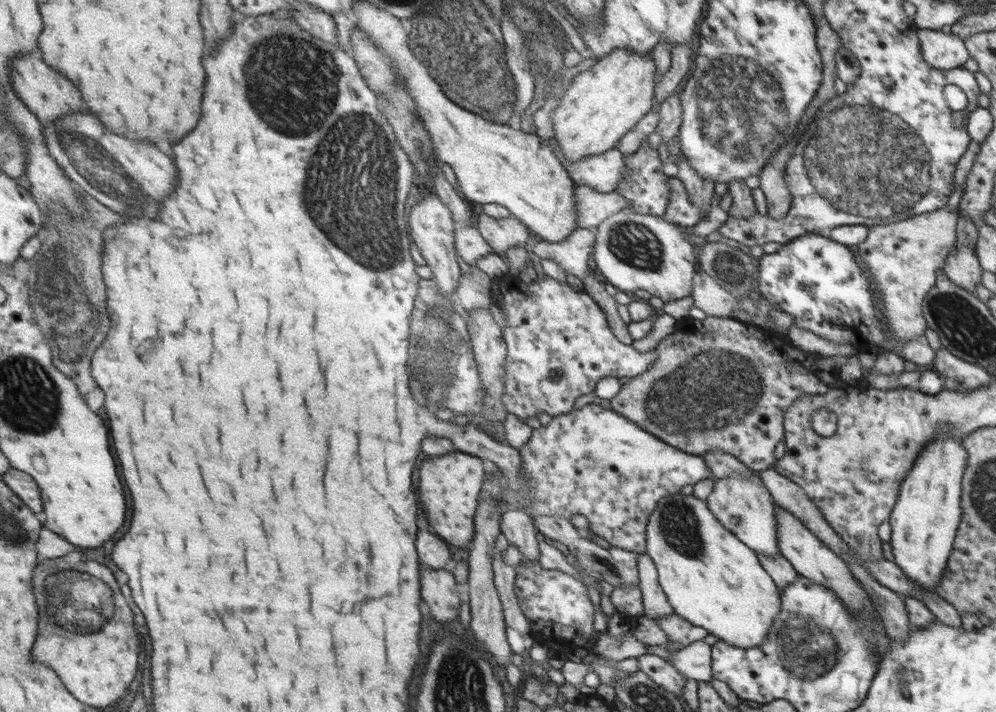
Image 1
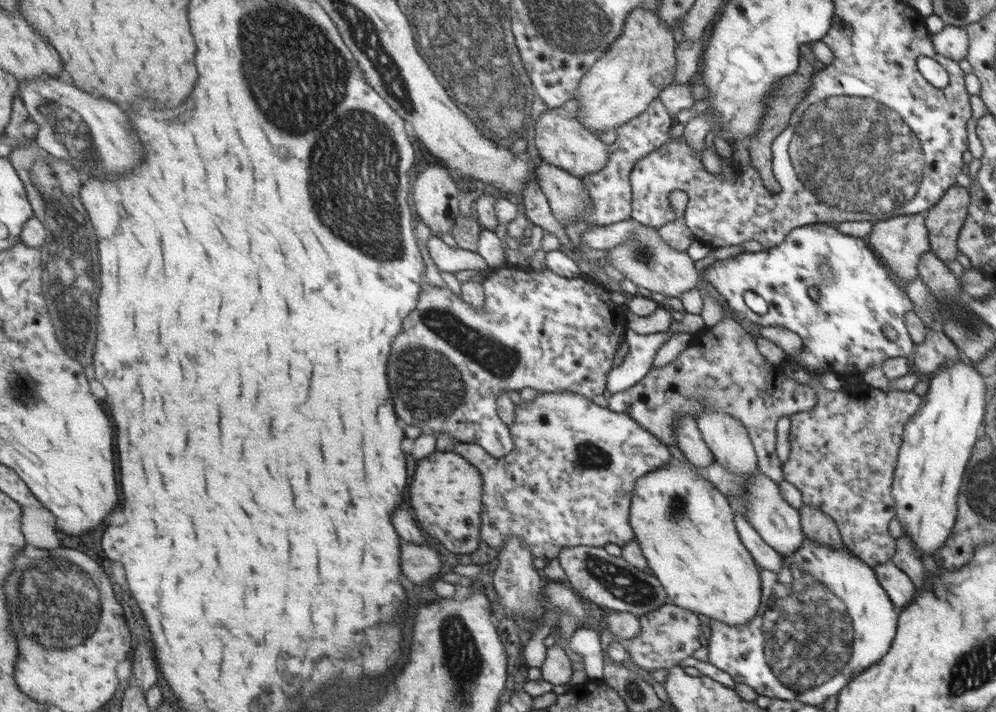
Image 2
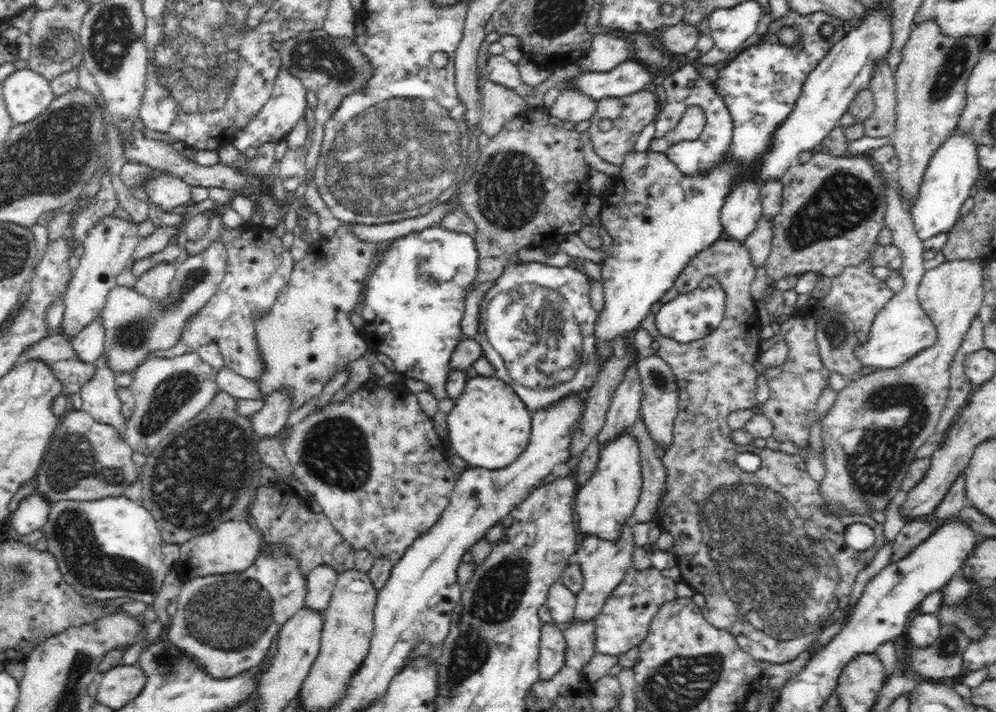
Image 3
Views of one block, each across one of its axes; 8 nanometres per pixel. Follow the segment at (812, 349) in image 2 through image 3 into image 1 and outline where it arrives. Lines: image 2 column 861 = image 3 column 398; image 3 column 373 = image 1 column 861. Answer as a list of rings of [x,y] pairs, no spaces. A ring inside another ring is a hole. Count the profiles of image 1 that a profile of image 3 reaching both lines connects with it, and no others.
[[[805,233],[804,236],[786,242],[777,252],[765,253],[759,259],[758,286],[754,297],[766,297],[774,305],[774,309],[794,316],[794,326],[811,330],[839,344],[851,344],[853,347],[854,340],[866,340],[866,348],[878,348],[876,344],[888,342],[888,334],[882,330],[882,324],[876,322],[880,320],[880,310],[872,300],[872,288],[862,274],[856,256],[842,242],[834,242],[827,233]]]

